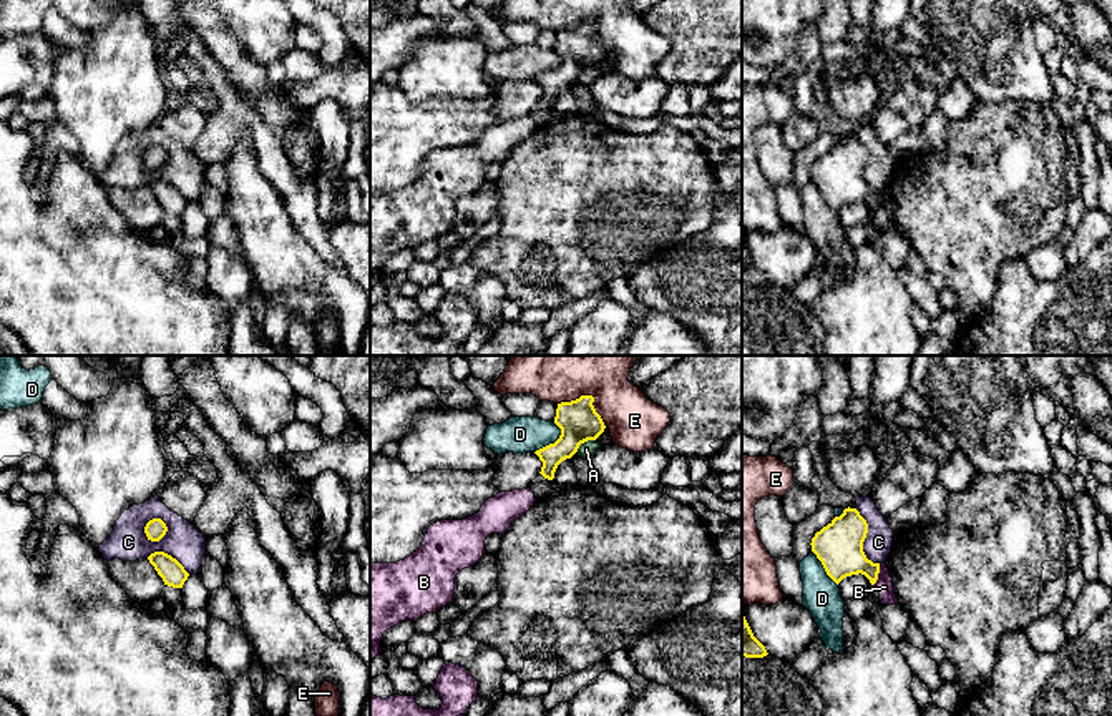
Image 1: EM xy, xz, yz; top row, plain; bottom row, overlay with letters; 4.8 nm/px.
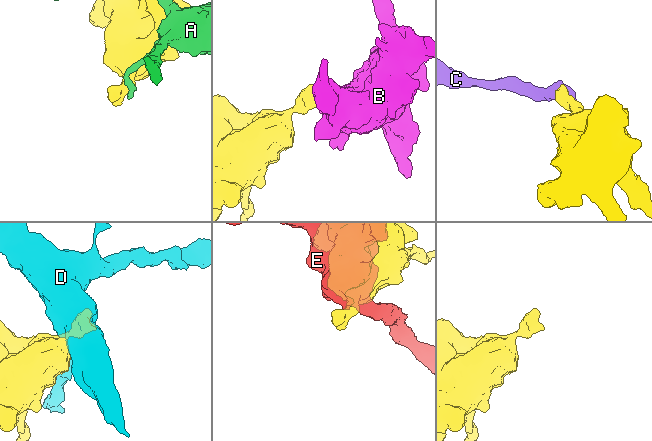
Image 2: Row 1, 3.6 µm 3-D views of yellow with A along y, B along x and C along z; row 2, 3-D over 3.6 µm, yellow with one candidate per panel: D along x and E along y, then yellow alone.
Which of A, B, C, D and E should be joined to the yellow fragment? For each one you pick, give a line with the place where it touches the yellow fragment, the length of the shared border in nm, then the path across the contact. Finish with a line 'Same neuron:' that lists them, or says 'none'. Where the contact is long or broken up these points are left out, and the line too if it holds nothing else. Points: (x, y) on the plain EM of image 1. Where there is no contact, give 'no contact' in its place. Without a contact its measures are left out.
Same neuron: none

